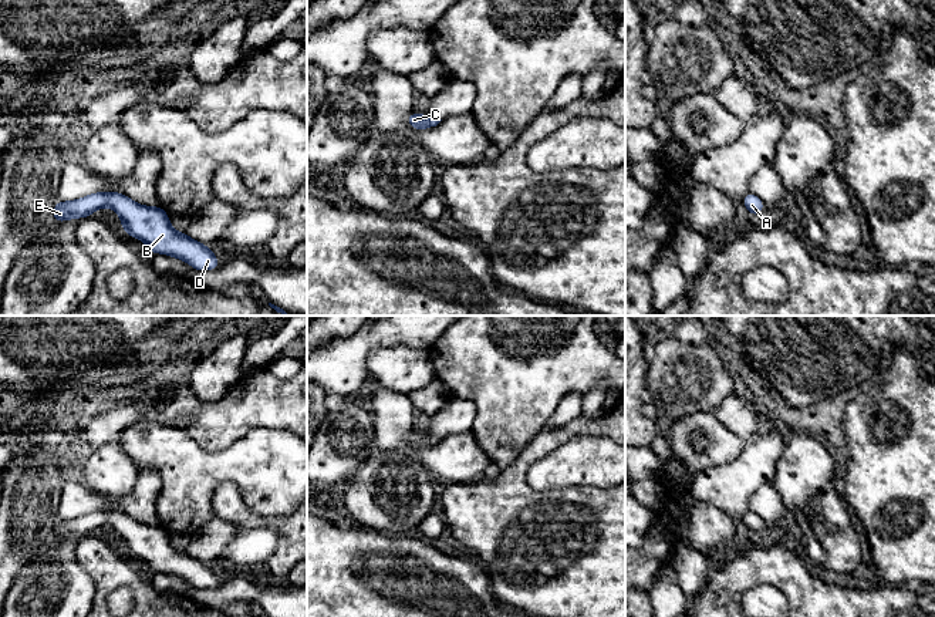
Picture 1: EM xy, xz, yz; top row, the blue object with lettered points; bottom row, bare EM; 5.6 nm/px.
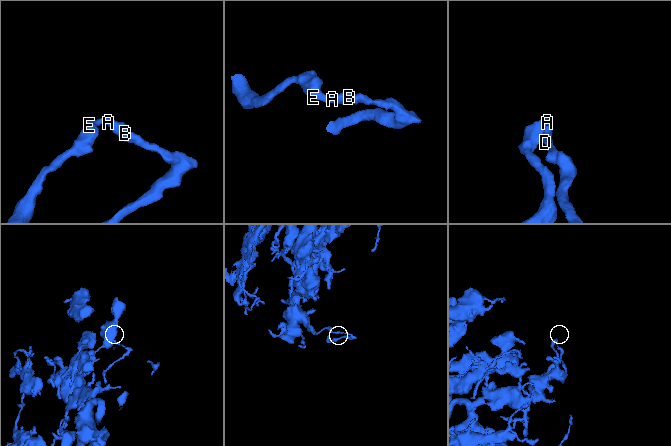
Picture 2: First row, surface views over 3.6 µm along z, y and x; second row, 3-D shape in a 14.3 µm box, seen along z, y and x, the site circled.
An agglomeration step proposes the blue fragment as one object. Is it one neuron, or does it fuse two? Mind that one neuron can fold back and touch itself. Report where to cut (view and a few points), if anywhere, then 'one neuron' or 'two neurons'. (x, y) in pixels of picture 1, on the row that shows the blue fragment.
no cut; one neuron

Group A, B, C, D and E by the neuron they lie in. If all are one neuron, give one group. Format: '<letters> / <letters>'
A B C D E

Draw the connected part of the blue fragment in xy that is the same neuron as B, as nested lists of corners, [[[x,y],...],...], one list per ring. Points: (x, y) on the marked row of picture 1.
[[[97,192],[71,202],[58,200],[51,216],[55,222],[64,222],[91,216],[97,209],[107,206],[121,218],[122,230],[146,243],[151,253],[178,257],[188,262],[193,270],[212,270],[220,266],[206,245],[176,232],[161,206],[142,206],[119,192]]]

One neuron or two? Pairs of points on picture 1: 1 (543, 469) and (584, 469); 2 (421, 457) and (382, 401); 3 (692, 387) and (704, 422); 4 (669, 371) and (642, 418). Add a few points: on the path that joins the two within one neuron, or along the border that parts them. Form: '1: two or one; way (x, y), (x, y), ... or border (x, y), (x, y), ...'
1: one; way (553, 469), (574, 469)
2: one; way (407, 447), (392, 432), (392, 415)
3: two; border (712, 411), (695, 411), (668, 421)
4: two; border (647, 373), (647, 401), (655, 414)

